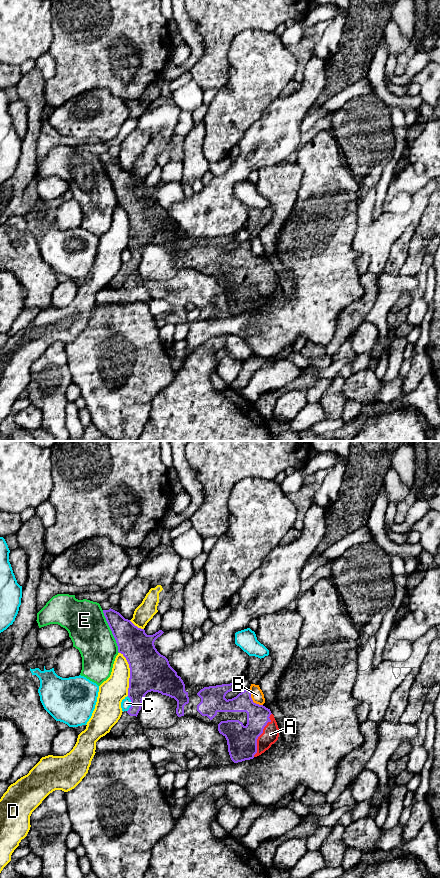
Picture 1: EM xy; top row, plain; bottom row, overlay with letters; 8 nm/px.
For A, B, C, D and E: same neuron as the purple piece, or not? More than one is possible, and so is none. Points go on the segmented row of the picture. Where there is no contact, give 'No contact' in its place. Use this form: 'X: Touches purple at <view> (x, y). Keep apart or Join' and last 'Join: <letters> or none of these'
A: Touches purple at xy (260, 734). Join
B: Touches purple at xy (252, 700). Keep apart
C: Touches purple at xy (131, 704). Keep apart
D: Touches purple at xy (130, 674). Keep apart
E: Touches purple at xy (111, 630). Keep apart
Join: A

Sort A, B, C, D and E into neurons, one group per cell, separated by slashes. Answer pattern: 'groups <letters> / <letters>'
groups A / B / C / D / E

